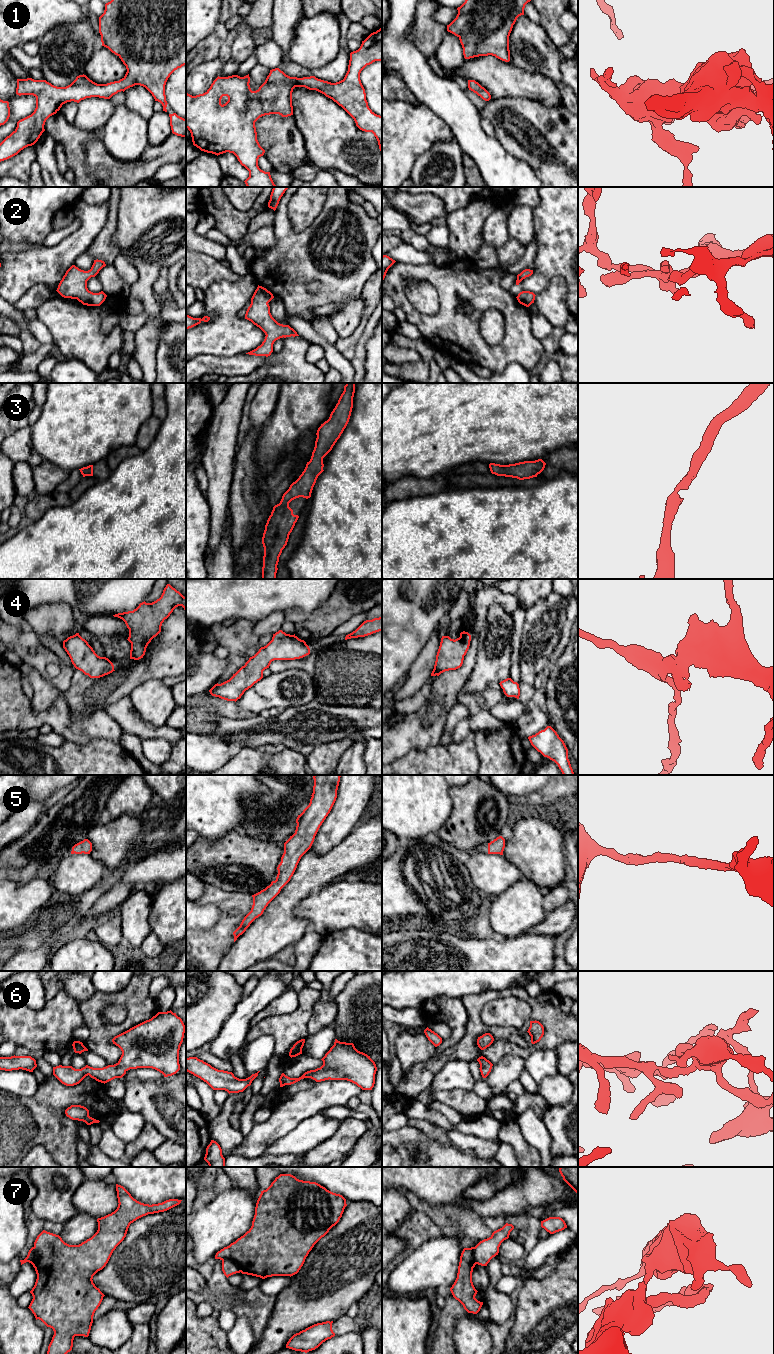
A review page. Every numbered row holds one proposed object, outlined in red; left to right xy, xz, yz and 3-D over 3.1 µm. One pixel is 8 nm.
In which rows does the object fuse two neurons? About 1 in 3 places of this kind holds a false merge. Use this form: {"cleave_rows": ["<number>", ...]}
{"cleave_rows": ["7"]}

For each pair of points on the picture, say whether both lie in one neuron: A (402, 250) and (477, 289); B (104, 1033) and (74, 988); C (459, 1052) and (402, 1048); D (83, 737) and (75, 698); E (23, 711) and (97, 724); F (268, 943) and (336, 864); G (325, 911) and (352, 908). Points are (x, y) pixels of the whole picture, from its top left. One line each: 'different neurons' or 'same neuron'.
A: different neurons
B: different neurons
C: different neurons
D: different neurons
E: same neuron
F: same neuron
G: same neuron

